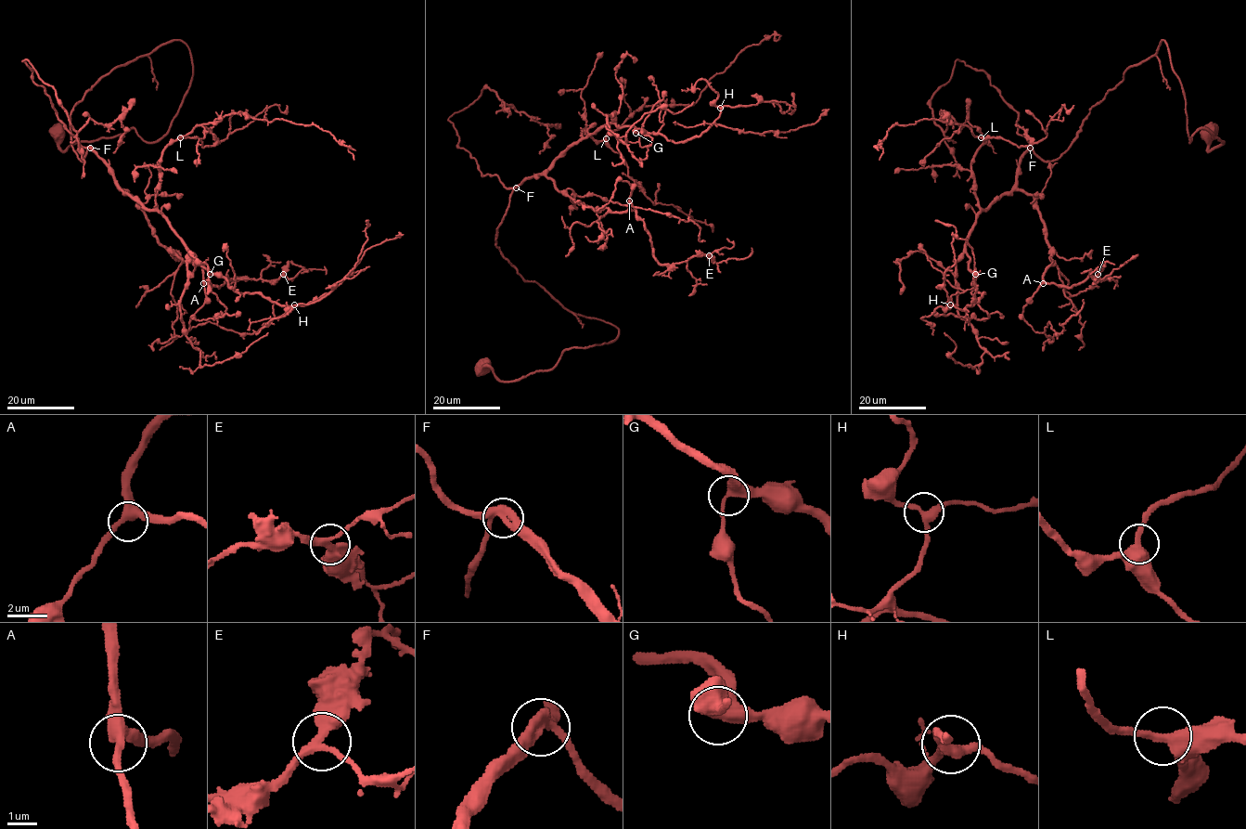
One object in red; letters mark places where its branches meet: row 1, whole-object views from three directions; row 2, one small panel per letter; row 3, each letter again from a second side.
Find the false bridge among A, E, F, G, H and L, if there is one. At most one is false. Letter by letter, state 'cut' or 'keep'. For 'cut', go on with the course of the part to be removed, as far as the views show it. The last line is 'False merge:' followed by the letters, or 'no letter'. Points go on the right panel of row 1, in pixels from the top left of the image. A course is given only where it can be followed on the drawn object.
A: keep
E: keep
F: keep
G: keep
H: keep
L: keep
False merge: no letter

